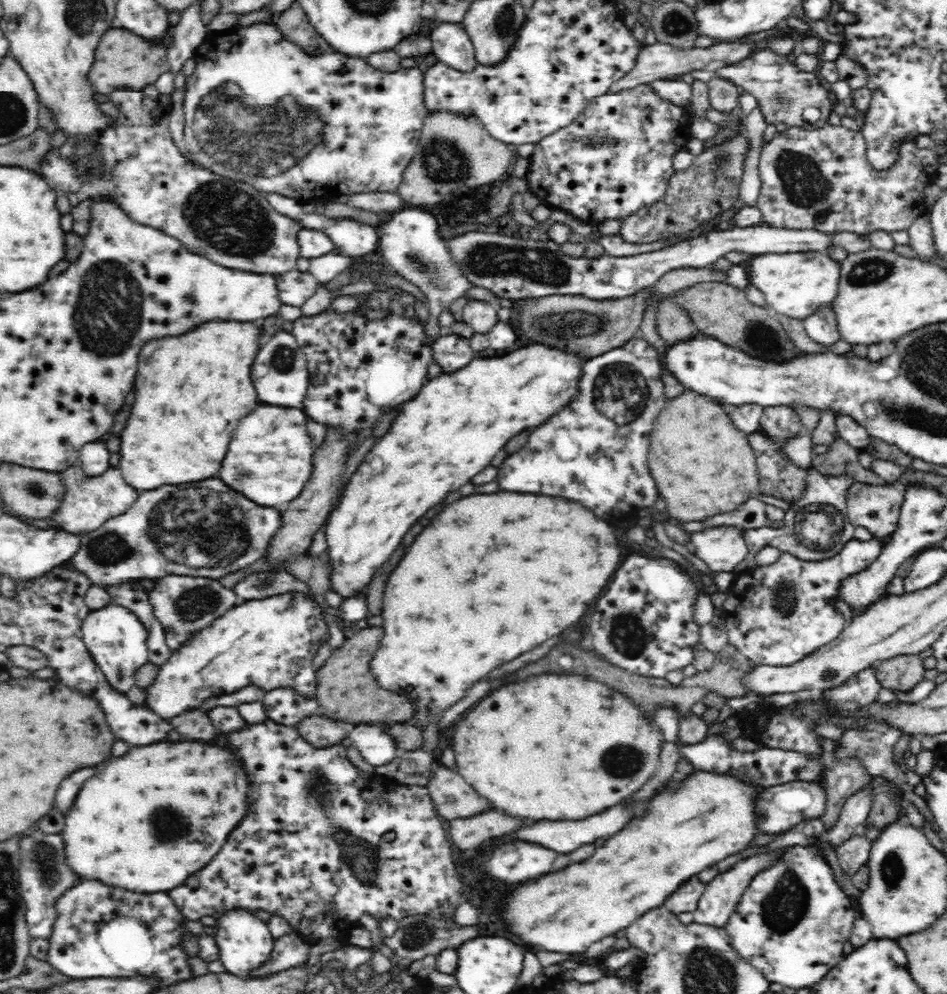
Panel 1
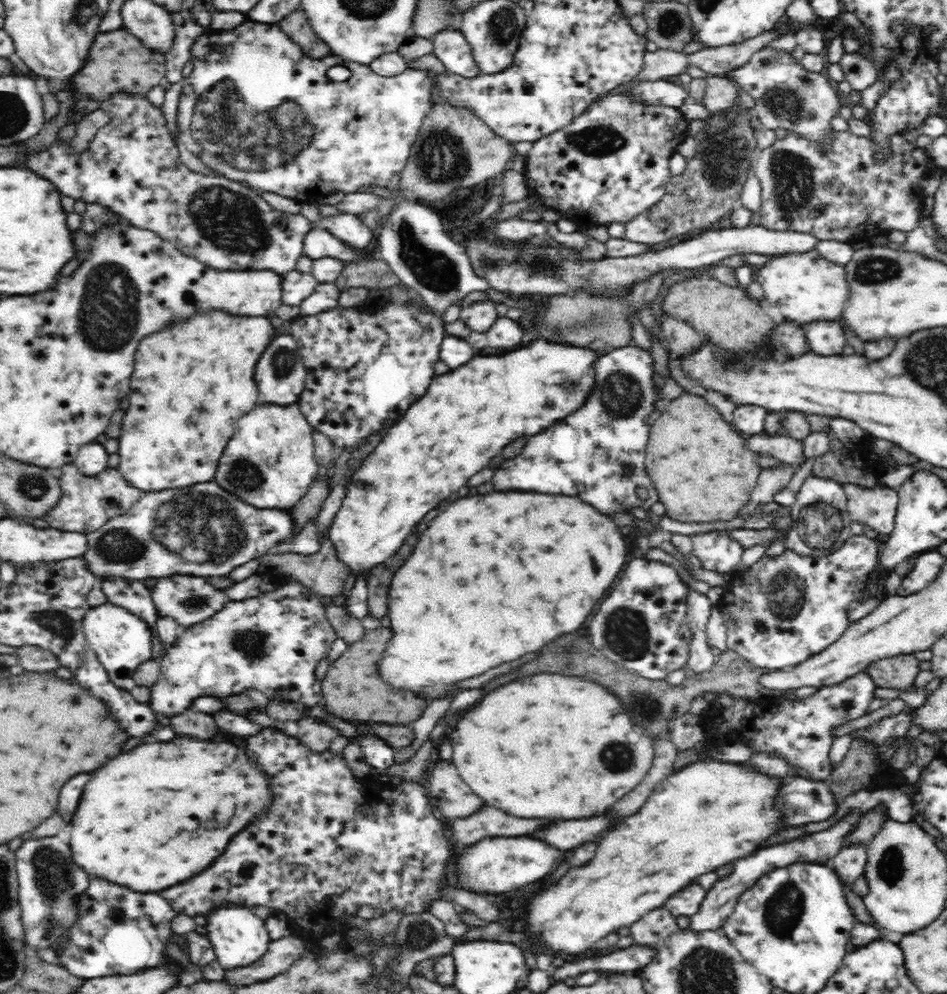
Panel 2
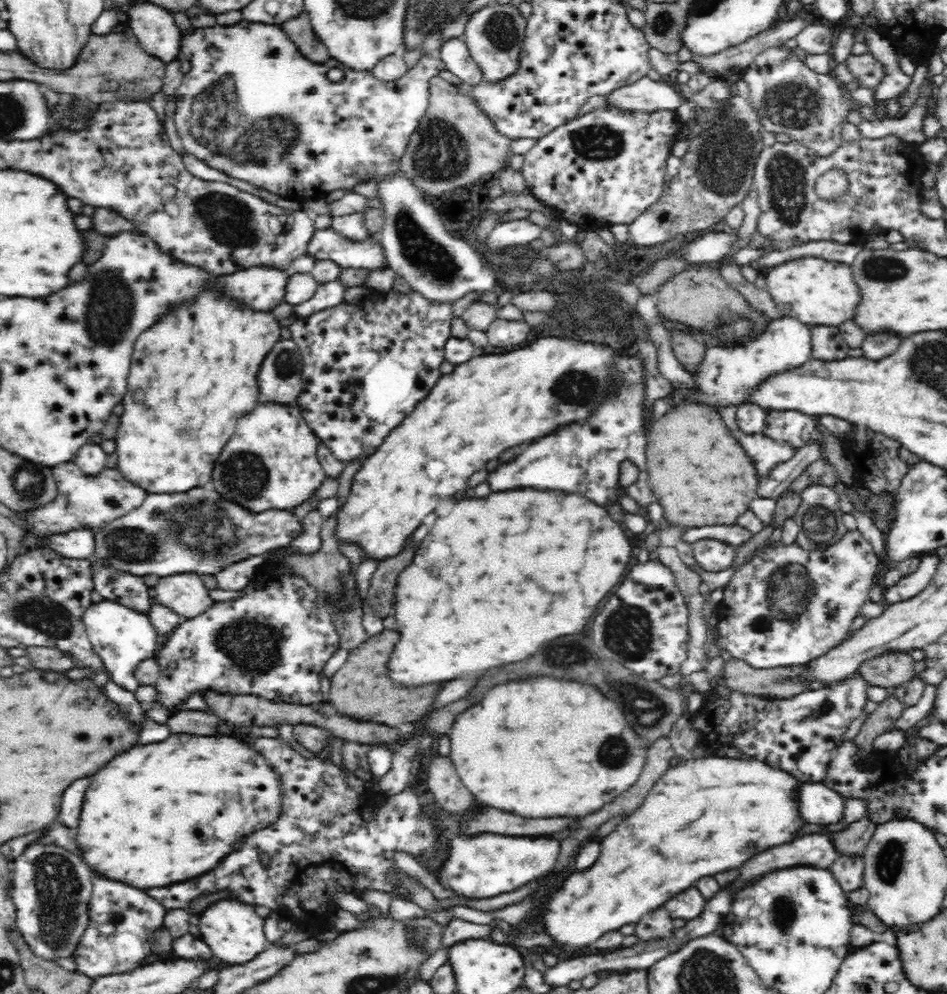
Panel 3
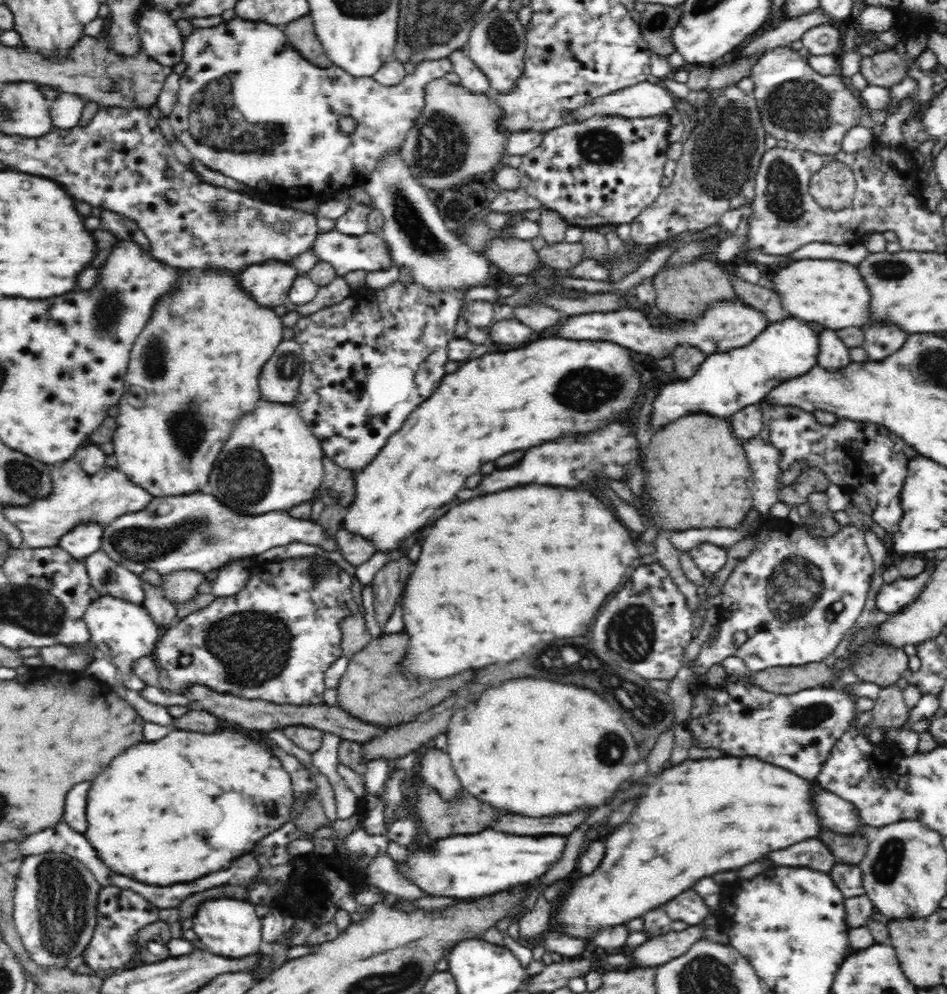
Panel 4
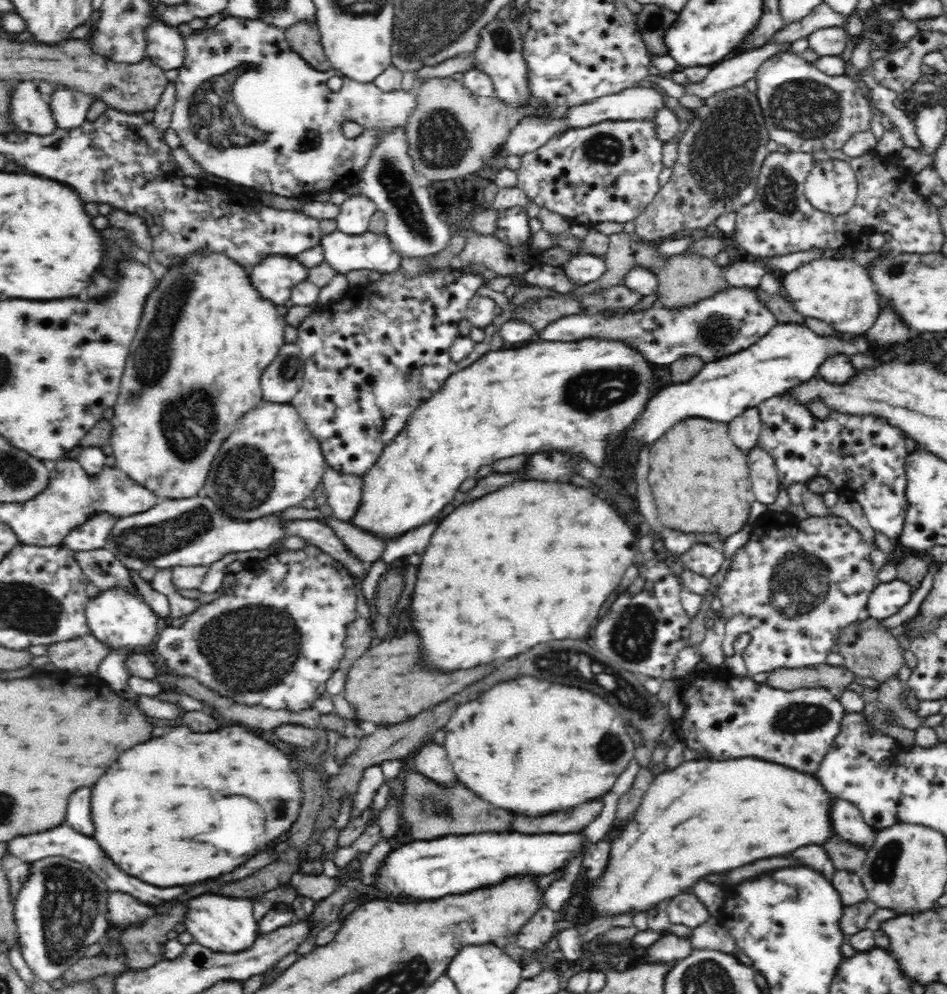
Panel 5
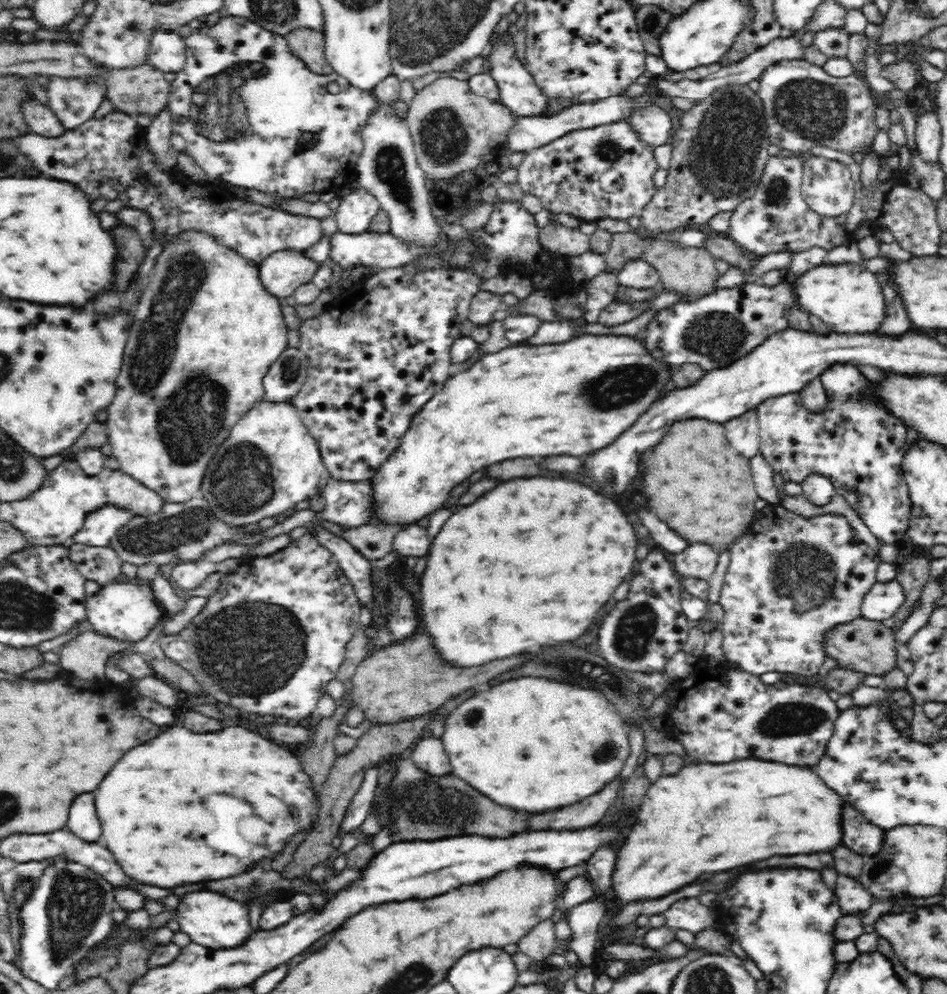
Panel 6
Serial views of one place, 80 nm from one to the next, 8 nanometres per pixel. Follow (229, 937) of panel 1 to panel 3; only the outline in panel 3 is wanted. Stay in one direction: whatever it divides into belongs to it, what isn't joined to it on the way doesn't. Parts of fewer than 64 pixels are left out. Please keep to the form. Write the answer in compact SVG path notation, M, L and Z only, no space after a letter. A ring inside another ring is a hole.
M235 899L218 901L218 904L210 906L200 918L200 928L202 928L203 939L214 953L215 960L224 966L250 962L260 952L264 952L264 948L268 945L264 932L264 919L256 913L255 906Z

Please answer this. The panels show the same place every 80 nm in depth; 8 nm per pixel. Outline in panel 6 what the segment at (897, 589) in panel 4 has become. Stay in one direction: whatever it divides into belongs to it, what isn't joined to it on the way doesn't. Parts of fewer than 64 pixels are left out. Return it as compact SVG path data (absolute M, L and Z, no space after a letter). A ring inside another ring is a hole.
M898 579L876 582L865 596L861 612L863 618L883 622L893 618L906 602L904 587Z

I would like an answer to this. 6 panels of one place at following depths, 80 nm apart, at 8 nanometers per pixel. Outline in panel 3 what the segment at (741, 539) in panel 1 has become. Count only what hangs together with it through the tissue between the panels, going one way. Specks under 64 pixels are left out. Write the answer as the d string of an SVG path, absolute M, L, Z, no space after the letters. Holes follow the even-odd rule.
M703 538L692 543L694 558L708 572L720 572L732 566L736 558L736 545L720 539Z

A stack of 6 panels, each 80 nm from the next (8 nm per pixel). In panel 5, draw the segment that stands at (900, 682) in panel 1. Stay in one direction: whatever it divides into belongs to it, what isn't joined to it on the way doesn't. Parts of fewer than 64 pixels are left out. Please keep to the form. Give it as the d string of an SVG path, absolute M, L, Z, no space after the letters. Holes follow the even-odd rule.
M863 617L854 622L838 640L836 650L844 658L843 667L864 678L872 678L876 682L884 683L886 680L896 678L900 668L904 666L905 652L902 652L898 639L890 629L882 626L878 619Z

